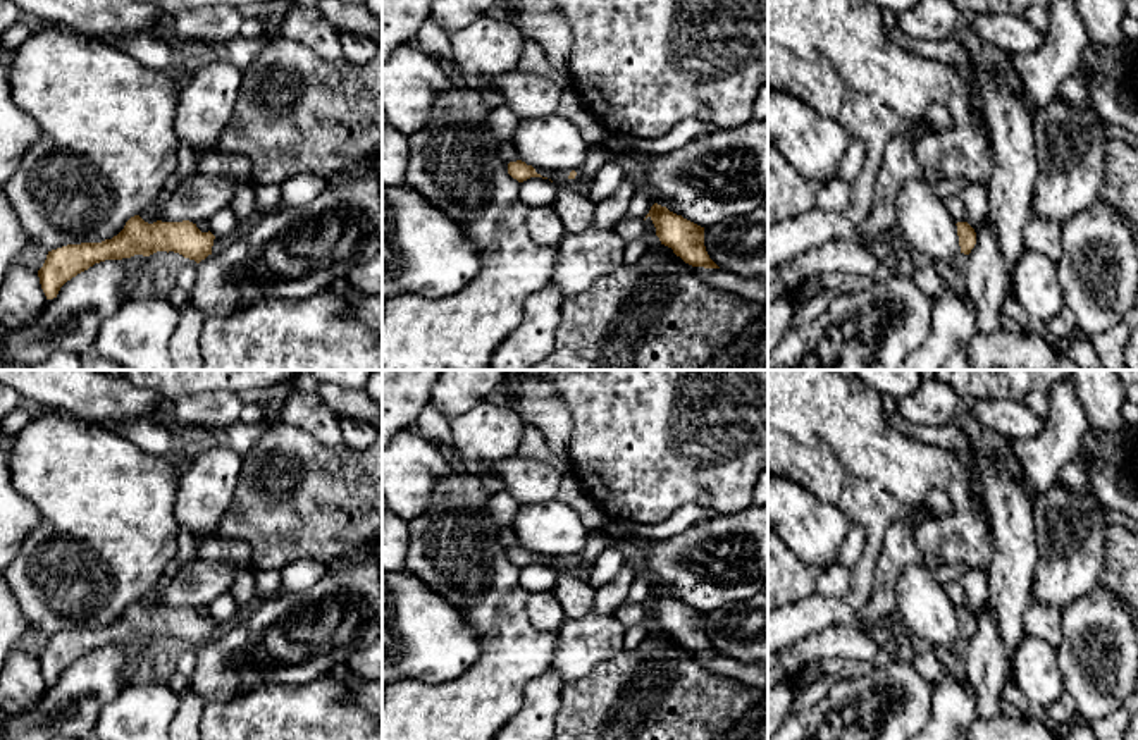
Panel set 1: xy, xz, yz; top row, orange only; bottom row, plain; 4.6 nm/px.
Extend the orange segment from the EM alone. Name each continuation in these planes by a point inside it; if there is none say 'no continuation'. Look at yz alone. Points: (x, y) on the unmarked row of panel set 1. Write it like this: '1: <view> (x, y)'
no continuation

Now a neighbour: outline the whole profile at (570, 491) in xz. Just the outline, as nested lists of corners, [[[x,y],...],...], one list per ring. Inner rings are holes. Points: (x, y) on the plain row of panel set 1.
[[[572,472],[563,473],[554,499],[570,506],[589,530],[596,530],[608,521],[604,509],[585,492]]]

